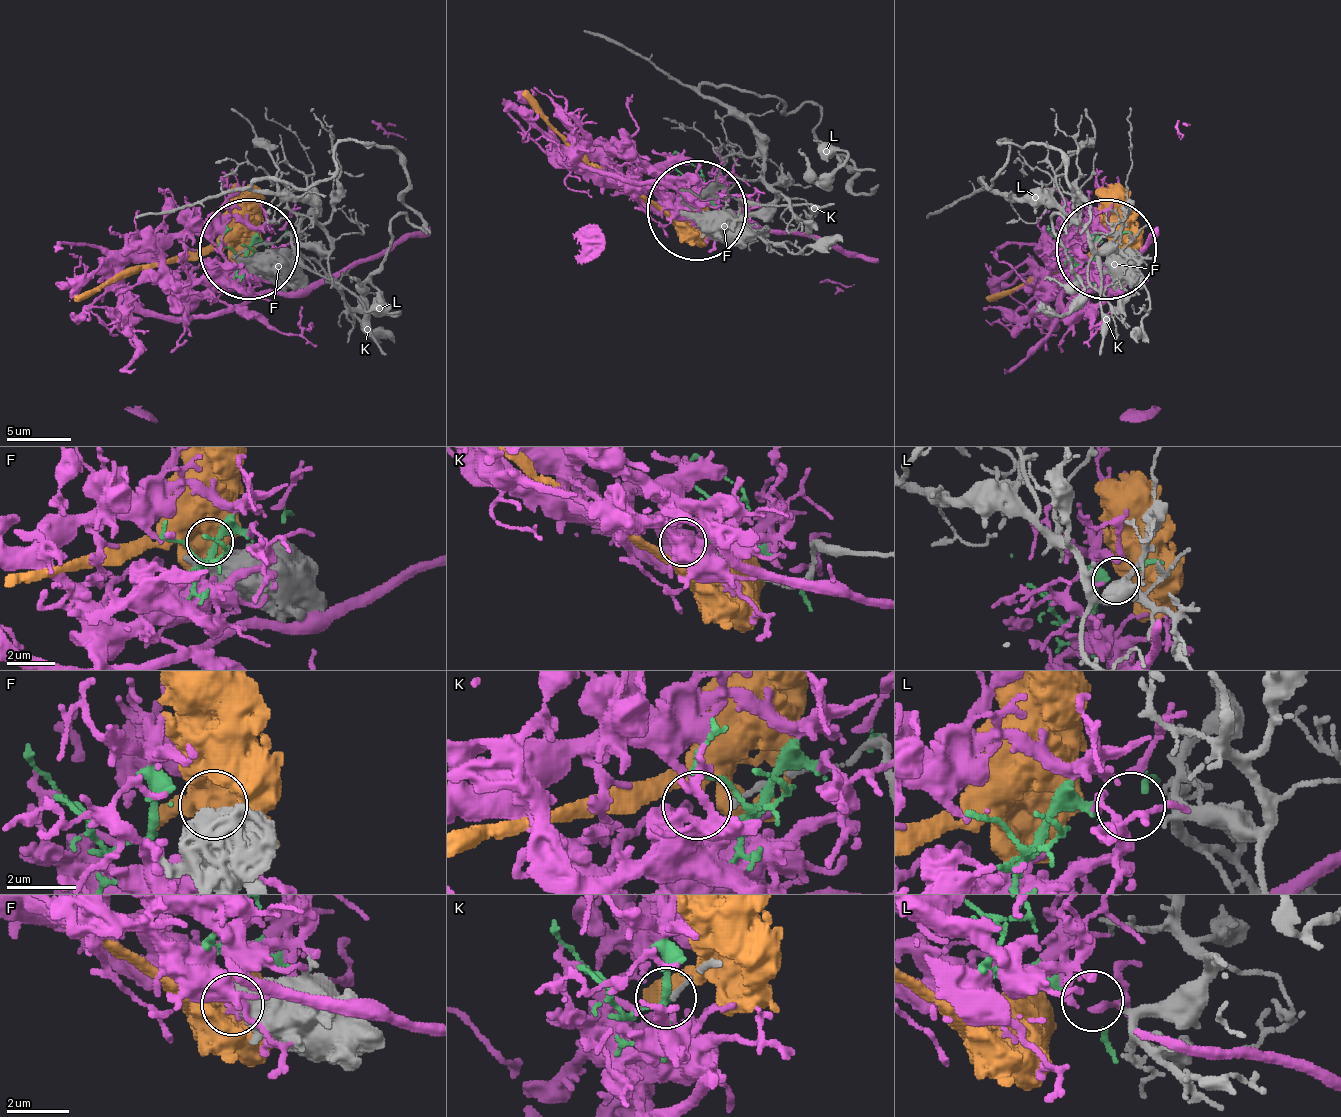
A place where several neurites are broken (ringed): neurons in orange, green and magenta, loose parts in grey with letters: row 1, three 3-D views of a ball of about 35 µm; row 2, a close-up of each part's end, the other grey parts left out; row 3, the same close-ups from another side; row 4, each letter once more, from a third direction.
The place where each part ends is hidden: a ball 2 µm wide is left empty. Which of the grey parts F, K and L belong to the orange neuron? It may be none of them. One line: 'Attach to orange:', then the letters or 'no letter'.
Attach to orange: F

